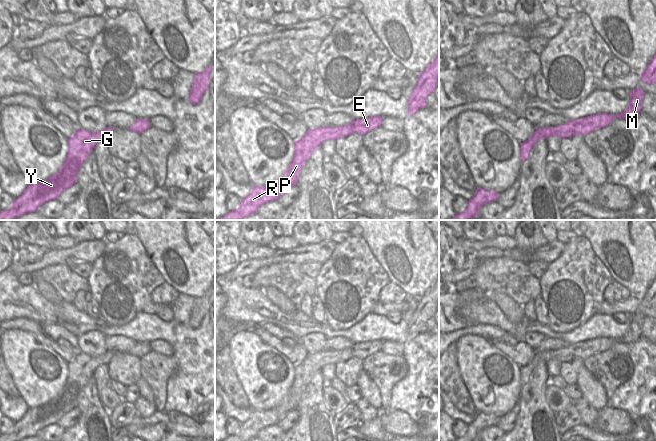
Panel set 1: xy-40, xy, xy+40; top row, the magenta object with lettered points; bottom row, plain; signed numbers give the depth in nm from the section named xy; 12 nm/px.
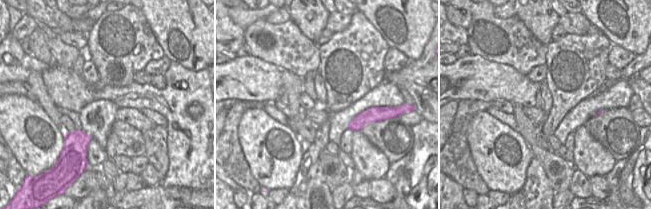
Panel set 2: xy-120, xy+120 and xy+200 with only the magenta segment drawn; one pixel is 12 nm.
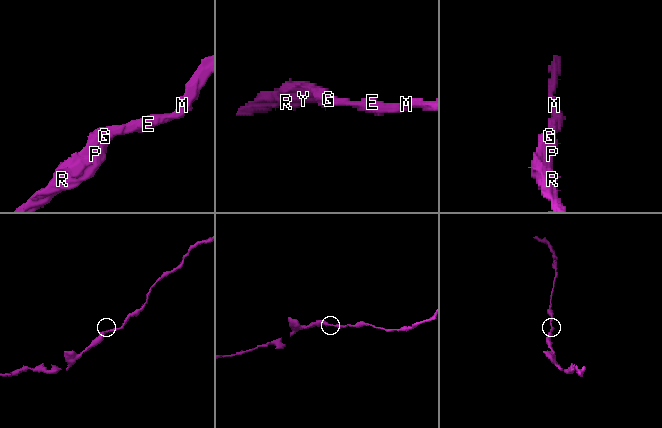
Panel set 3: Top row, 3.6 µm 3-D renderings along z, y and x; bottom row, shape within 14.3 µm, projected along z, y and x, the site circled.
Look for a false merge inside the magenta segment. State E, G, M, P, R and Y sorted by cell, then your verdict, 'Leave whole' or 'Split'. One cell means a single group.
Groups: E G M P R Y. Leave whole

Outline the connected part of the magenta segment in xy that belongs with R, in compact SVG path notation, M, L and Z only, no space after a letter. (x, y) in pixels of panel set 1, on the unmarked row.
M375 340L354 343L351 347L340 351L324 350L308 353L301 363L294 366L293 384L281 404L265 411L260 409L253 410L249 419L241 424L240 430L223 441L248 441L256 437L263 428L277 425L288 412L297 409L304 388L310 383L313 375L317 371L321 371L323 366L348 361L353 357L363 360L369 355L381 351L382 344L382 340Z

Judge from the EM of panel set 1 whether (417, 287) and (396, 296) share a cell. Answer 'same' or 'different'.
different

